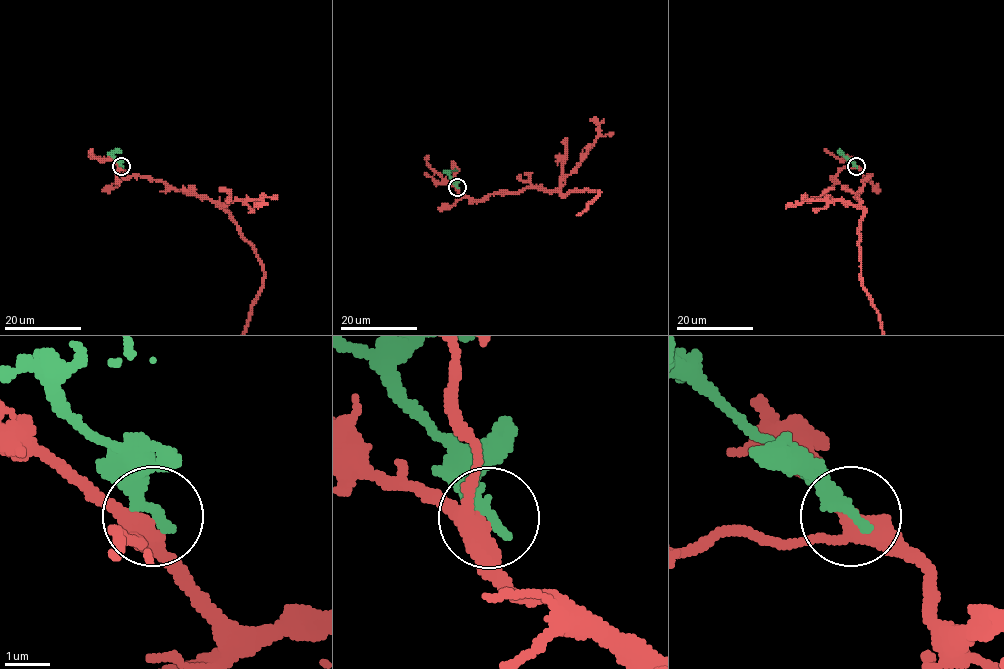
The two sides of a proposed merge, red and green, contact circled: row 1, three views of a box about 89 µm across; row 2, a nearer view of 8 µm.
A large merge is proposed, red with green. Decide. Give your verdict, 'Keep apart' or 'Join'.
Keep apart

